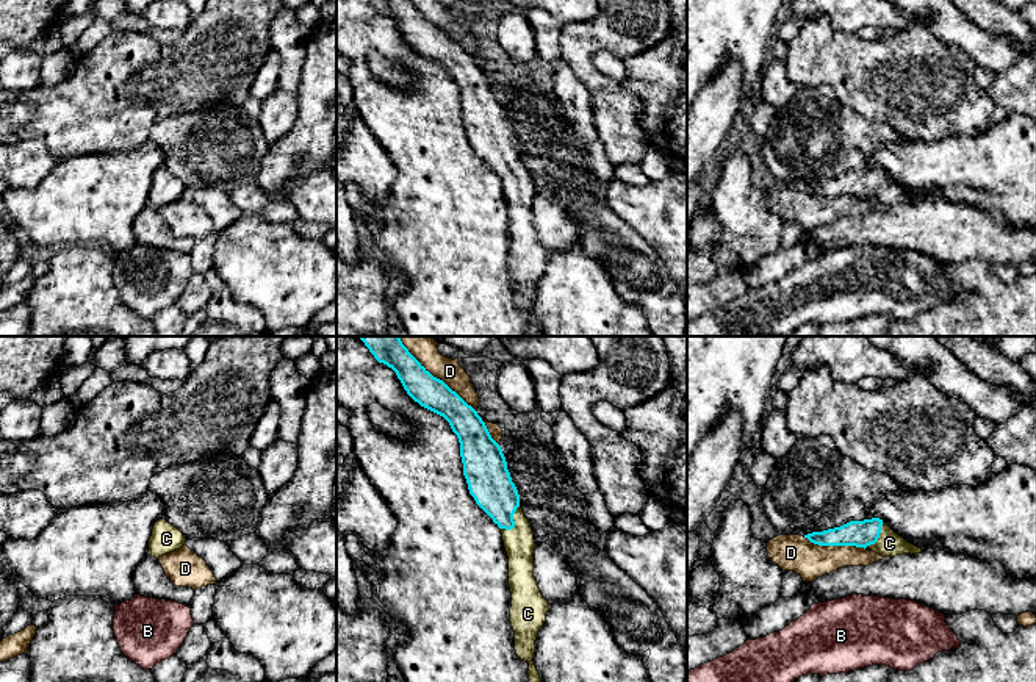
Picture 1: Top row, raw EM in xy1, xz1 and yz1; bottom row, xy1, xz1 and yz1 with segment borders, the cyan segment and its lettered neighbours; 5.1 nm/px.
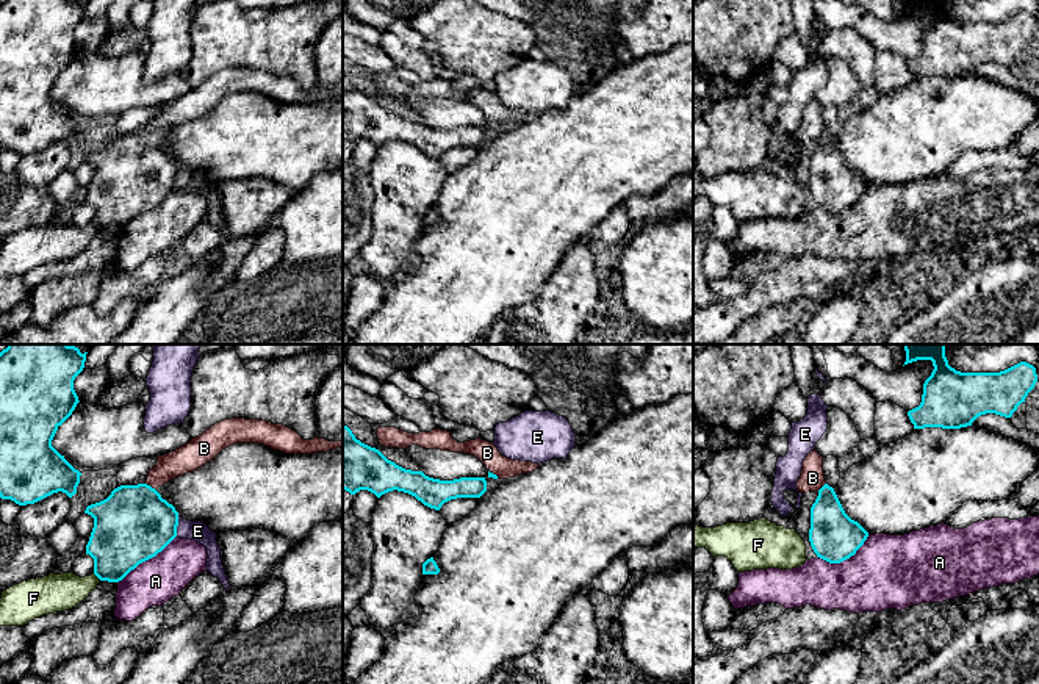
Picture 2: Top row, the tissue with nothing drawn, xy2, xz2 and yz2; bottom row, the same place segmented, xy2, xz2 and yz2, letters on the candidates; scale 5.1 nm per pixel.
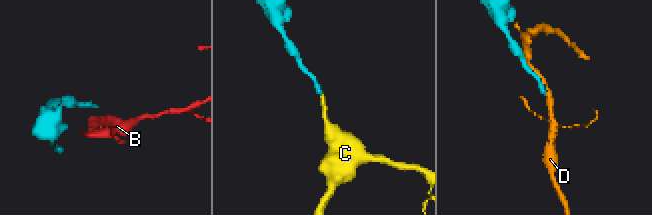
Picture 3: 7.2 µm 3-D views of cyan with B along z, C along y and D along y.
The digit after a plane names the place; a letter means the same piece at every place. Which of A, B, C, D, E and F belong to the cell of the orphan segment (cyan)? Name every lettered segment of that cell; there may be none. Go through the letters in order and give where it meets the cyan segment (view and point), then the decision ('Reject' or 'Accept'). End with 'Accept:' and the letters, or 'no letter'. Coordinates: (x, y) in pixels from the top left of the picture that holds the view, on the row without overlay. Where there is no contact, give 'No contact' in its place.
A: Touches cyan at xy2 (146, 208). Reject
B: Touches cyan at xy2 (149, 135). Reject
C: Touches cyan at xz1 (514, 172). Accept
D: Touches cyan at xz1 (442, 30). Reject
E: Touches cyan at xy2 (177, 174). Reject
F: Touches cyan at xy2 (97, 226). Reject
Accept: C

